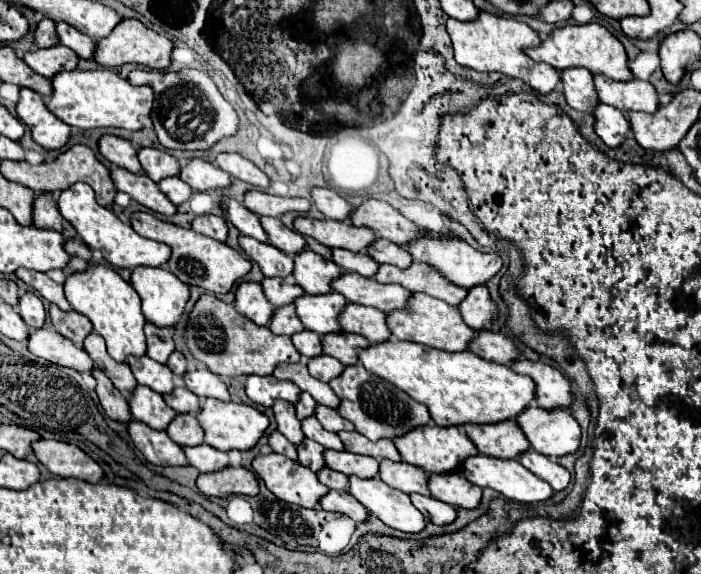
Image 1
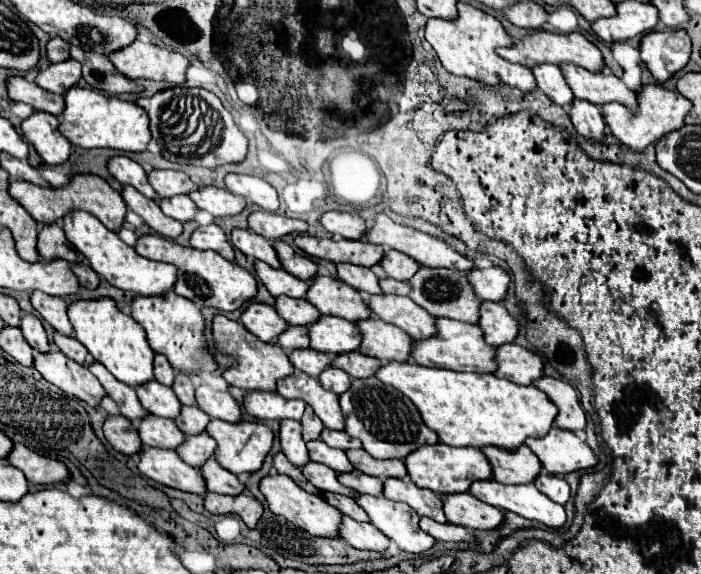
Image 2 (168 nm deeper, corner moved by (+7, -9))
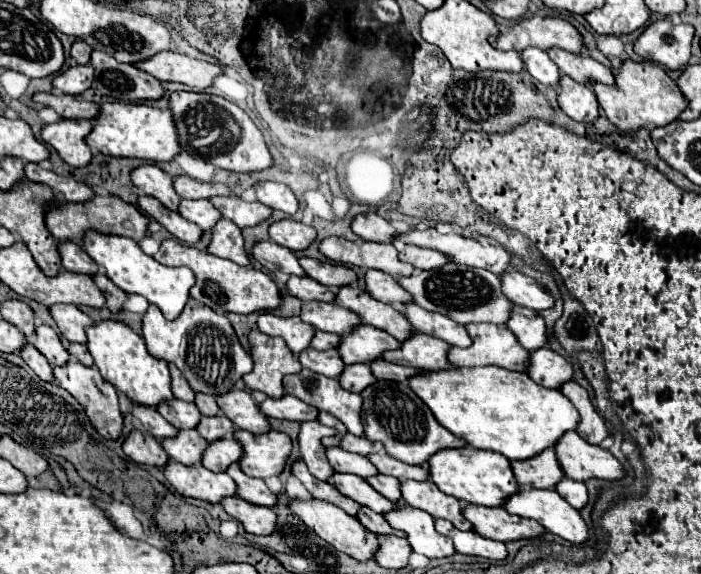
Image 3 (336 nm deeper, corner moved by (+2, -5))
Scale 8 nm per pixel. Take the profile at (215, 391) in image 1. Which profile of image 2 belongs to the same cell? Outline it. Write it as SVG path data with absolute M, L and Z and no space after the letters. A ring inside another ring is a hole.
M200 385L196 387L196 405L212 419L222 419L228 423L240 421L240 407L230 393L212 391L210 387Z

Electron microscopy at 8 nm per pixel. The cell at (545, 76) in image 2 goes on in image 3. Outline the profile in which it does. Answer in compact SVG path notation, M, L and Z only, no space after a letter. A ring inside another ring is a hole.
M527 47L527 49L521 51L521 59L525 63L525 69L531 73L531 77L541 81L543 85L557 87L557 83L559 83L559 69L549 59L549 55L545 51L535 49L535 47Z

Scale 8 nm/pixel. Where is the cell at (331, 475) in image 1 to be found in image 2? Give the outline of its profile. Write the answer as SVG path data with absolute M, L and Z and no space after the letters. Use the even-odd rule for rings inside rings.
M322 491L322 497L332 505L336 507L338 511L342 511L344 515L350 515L352 519L356 521L370 521L368 515L364 515L364 509L356 505L356 501L348 495L338 495L338 493L330 493L330 491Z

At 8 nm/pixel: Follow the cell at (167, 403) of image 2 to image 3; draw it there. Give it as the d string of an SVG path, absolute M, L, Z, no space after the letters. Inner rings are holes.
M173 399L173 403L165 403L159 413L177 429L195 429L203 417L193 403L185 403L179 399Z

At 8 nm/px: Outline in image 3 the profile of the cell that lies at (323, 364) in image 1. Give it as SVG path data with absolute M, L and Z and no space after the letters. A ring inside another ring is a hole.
M357 365L357 367L345 367L345 371L341 373L339 377L341 385L353 393L361 393L363 389L367 389L369 385L373 385L375 375L371 373L371 367L369 365Z

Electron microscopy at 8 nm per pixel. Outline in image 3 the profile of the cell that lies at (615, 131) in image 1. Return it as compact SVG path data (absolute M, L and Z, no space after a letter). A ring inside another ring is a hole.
M561 75L557 101L559 101L559 107L575 121L589 123L599 117L597 97L589 89L589 85L577 83L577 81L569 79L567 75Z

